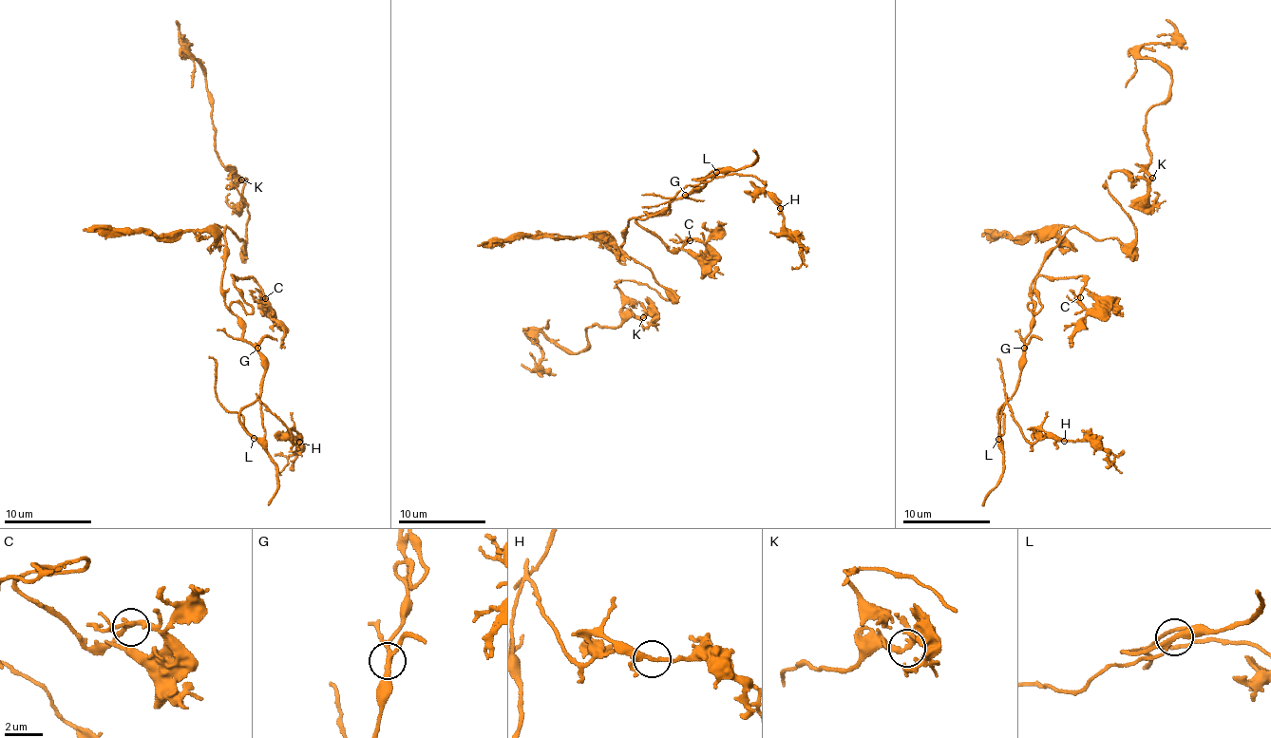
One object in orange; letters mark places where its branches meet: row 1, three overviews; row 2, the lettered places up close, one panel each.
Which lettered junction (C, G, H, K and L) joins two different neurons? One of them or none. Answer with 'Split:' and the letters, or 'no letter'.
Split: no letter

